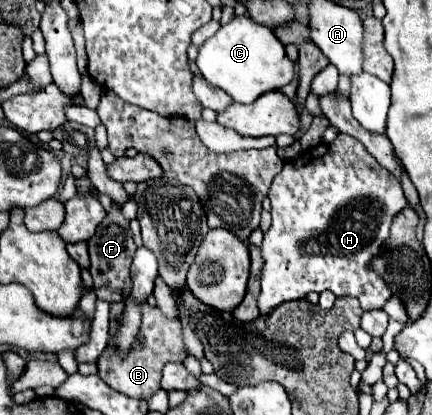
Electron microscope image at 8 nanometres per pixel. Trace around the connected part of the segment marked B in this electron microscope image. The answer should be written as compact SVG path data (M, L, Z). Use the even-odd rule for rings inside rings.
M130 297L118 303L110 303L110 337L104 353L96 361L98 365L98 375L104 383L108 383L112 389L132 397L132 399L148 399L152 393L160 389L160 377L162 377L162 367L166 363L182 363L186 359L186 347L182 339L182 325L178 319L168 319L162 315L158 307L150 307L148 303L142 303L142 323L138 337L134 345L128 349L126 355L120 357L120 351L116 349L116 333L120 329L120 319L124 315L124 307L130 303Z

